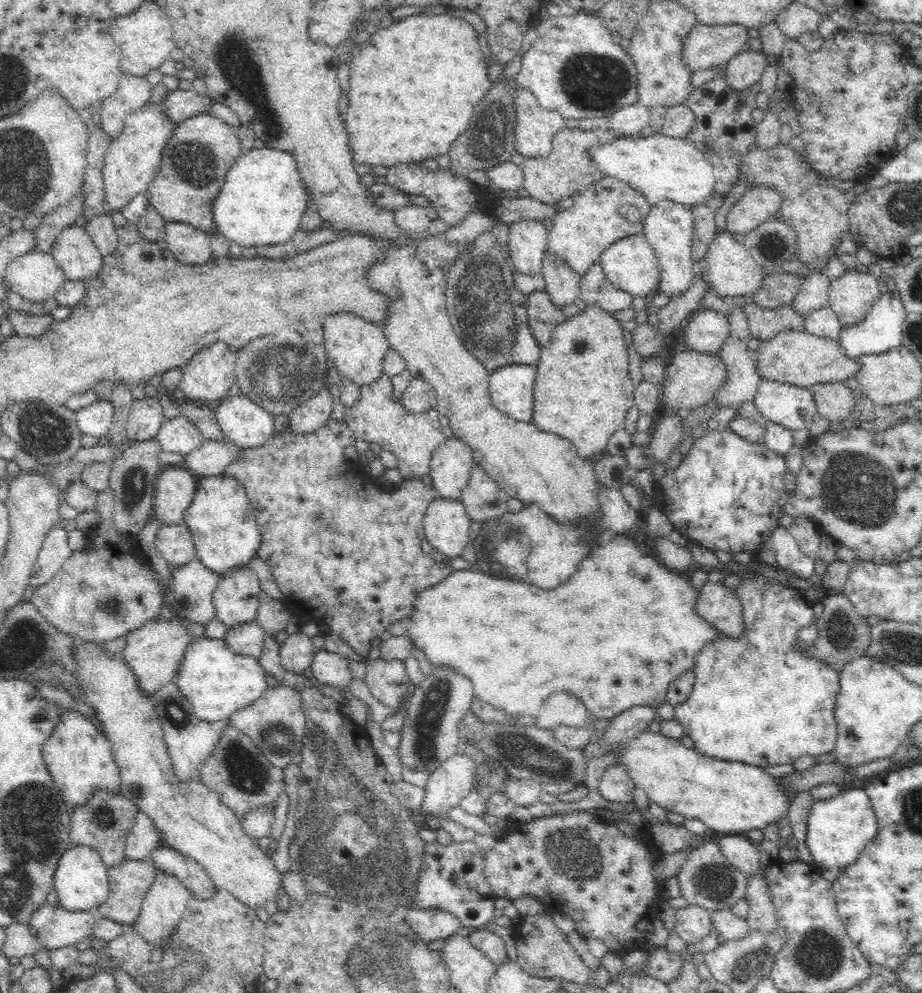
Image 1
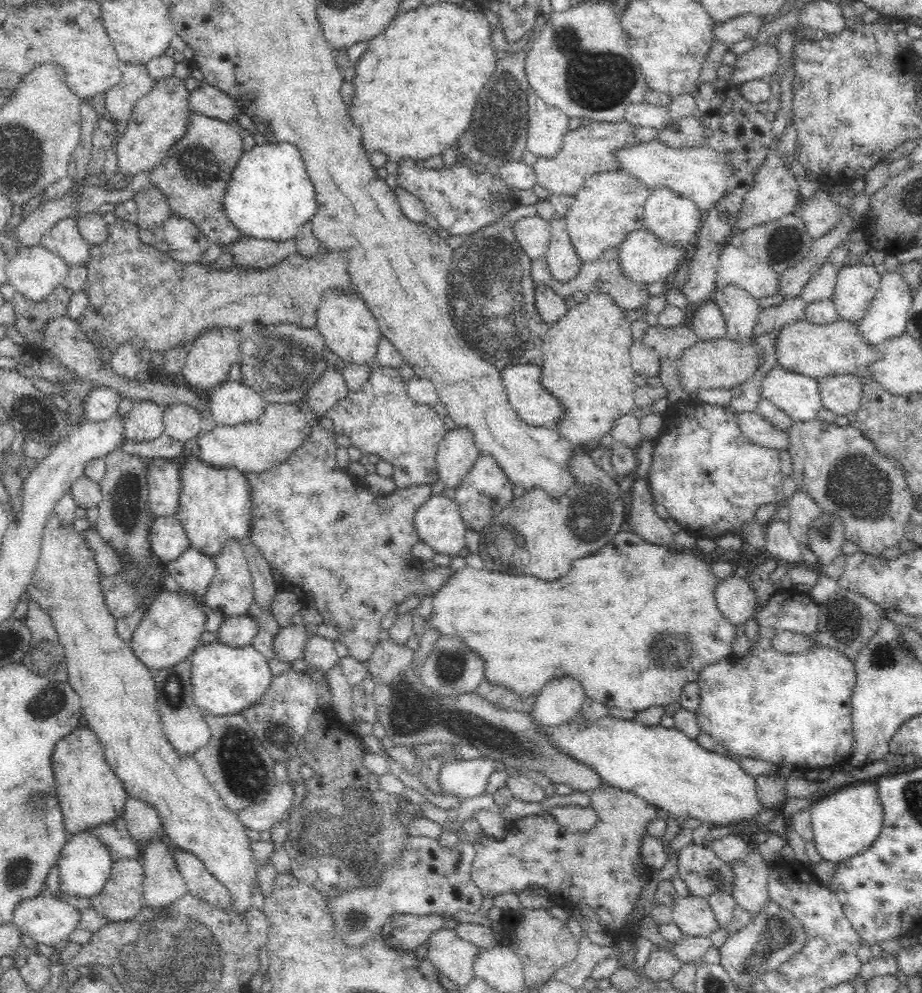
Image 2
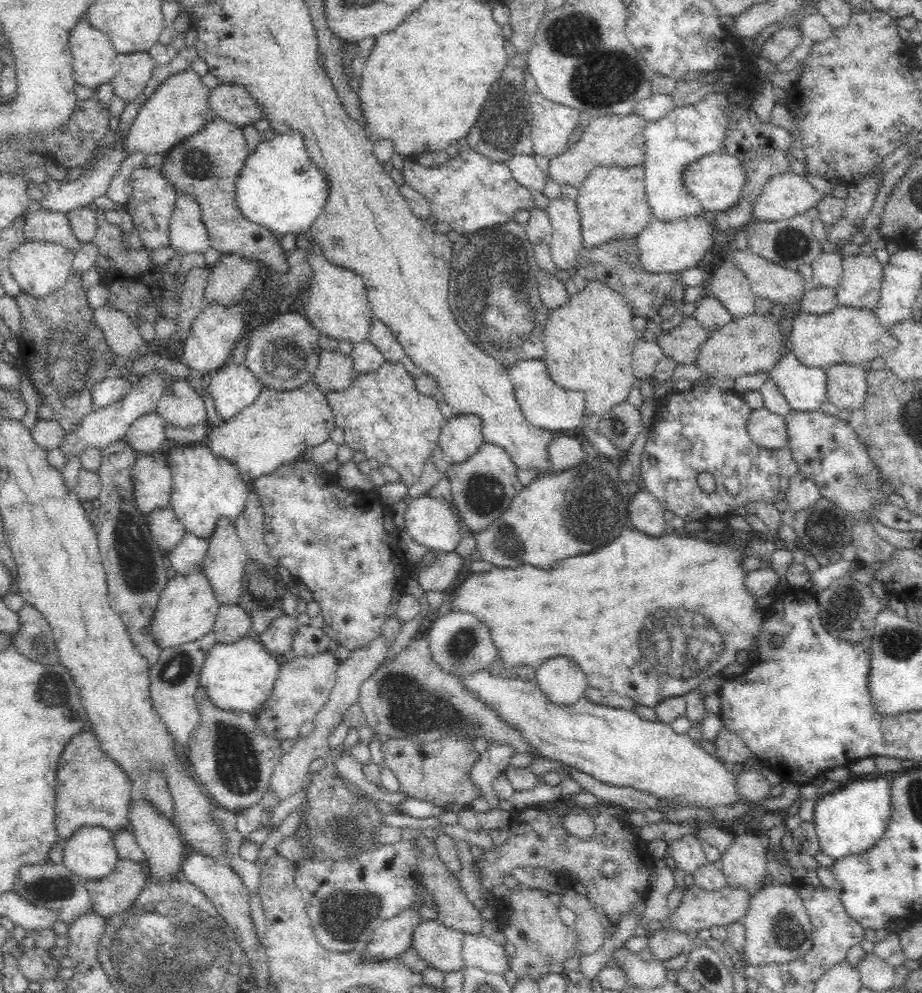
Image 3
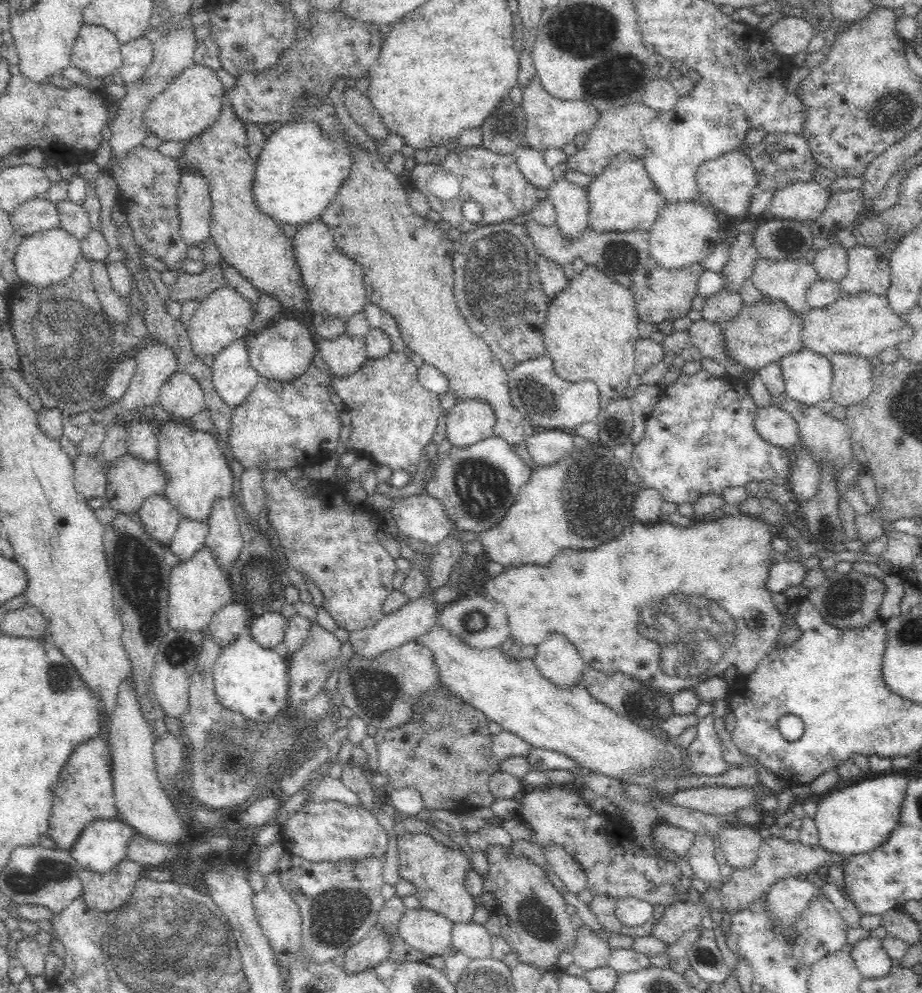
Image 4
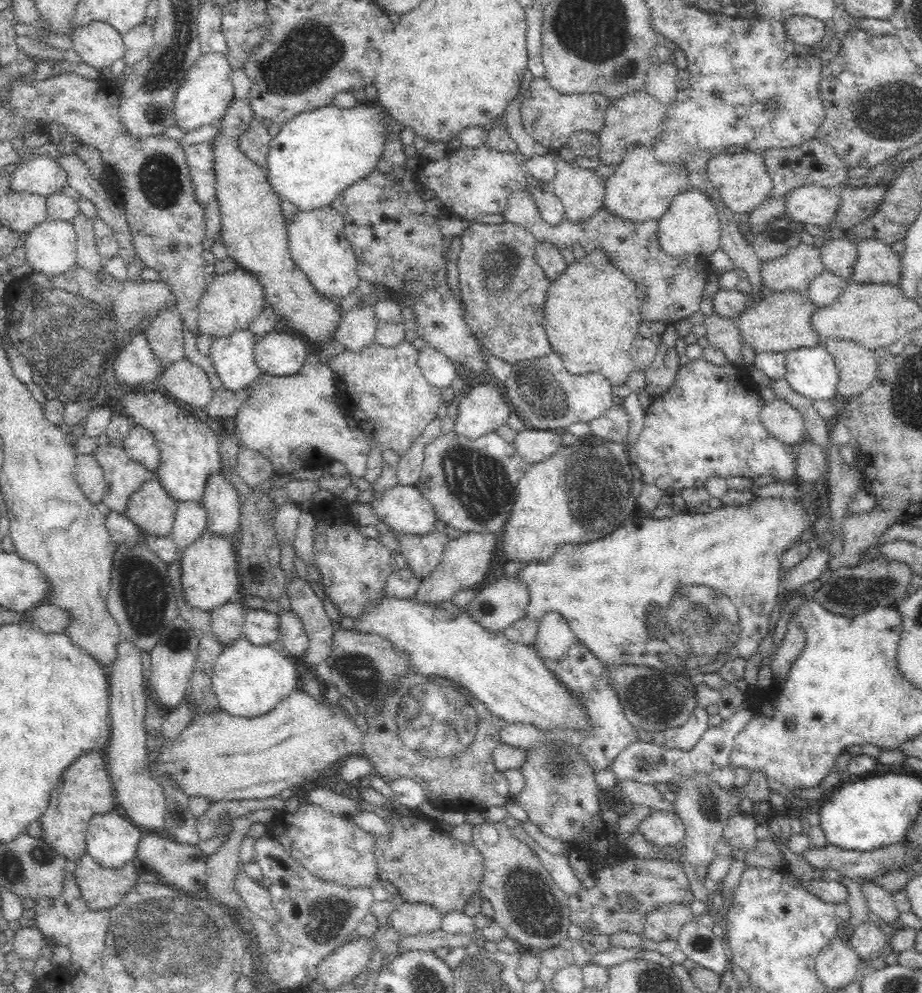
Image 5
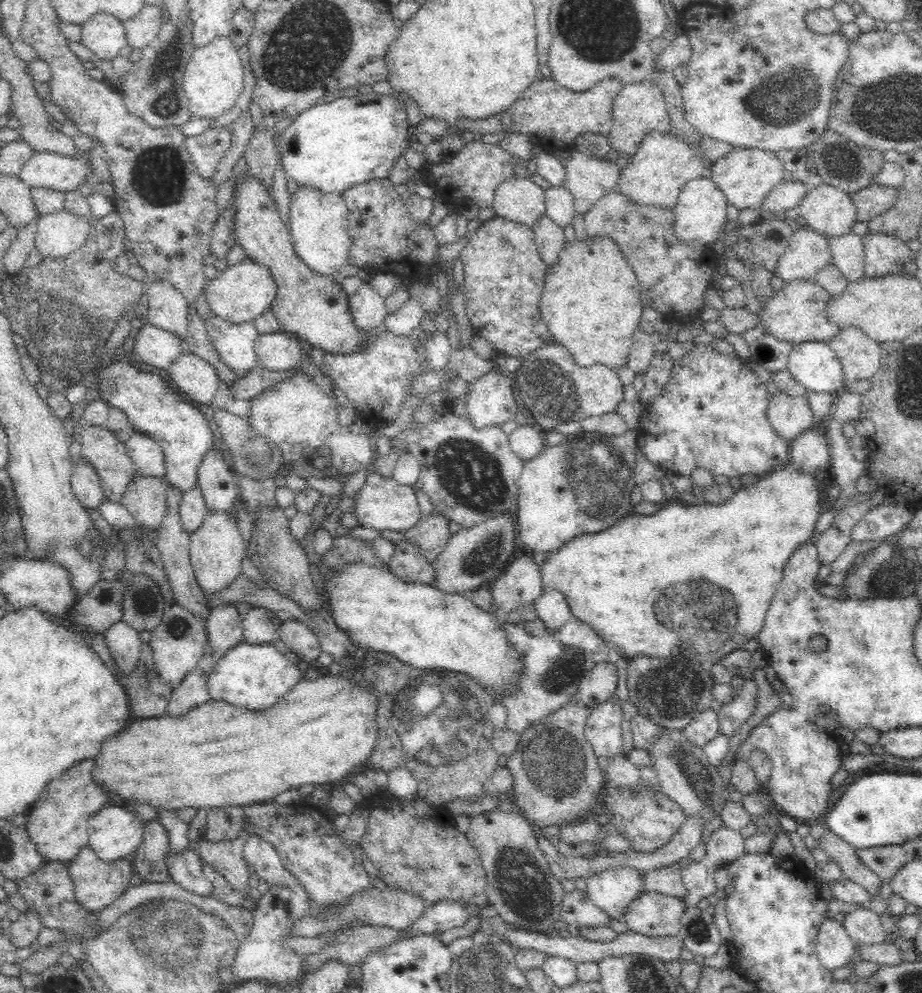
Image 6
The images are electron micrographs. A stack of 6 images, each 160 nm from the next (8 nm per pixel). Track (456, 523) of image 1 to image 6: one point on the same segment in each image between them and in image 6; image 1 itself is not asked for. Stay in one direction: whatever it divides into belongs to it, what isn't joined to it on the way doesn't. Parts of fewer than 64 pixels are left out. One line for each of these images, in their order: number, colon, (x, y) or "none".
2: (438, 522)
3: (429, 521)
4: (423, 518)
5: (403, 508)
6: (383, 504)

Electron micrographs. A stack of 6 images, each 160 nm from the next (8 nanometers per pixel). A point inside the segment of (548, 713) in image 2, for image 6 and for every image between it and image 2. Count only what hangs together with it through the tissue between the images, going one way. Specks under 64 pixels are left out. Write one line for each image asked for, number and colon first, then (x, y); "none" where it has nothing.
3: (562, 682)
4: (557, 659)
5: (554, 638)
6: (551, 606)

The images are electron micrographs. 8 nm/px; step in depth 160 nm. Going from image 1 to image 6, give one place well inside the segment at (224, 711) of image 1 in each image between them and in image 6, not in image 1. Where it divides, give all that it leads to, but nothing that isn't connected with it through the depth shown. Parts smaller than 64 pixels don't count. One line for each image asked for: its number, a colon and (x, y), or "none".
2: (225, 680)
3: (237, 677)
4: (249, 679)
5: (248, 681)
6: (253, 676)

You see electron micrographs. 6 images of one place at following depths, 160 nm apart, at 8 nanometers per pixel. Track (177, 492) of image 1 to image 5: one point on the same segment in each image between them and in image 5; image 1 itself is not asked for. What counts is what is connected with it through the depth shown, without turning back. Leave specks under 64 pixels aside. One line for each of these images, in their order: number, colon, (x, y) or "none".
2: (163, 475)
3: (152, 478)
4: (131, 480)
5: (123, 475)

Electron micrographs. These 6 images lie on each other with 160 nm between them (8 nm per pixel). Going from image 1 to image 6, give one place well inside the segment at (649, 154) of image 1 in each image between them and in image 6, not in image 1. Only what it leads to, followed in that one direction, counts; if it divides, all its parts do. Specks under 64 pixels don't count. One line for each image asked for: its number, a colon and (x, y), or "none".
2: (700, 174)
3: (716, 180)
4: (726, 182)
5: (739, 176)
6: (746, 175)

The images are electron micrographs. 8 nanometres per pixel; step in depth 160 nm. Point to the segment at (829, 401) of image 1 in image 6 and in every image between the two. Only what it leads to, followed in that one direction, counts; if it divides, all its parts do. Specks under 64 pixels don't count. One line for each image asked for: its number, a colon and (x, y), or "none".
2: (841, 393)
3: (846, 383)
4: (852, 374)
5: (857, 366)
6: (859, 354)

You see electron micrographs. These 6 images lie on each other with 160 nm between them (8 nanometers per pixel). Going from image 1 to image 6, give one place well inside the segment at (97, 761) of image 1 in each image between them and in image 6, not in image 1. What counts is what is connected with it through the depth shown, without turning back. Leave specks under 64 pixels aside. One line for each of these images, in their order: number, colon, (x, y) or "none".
2: (90, 793)
3: (91, 789)
4: (84, 793)
5: (84, 789)
6: (56, 823)

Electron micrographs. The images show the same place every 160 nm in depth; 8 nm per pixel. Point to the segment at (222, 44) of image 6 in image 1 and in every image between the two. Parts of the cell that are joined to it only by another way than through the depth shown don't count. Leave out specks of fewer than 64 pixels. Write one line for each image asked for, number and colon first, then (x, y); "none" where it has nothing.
1: (133, 159)
2: (161, 117)
3: (178, 109)
4: (193, 101)
5: (205, 94)

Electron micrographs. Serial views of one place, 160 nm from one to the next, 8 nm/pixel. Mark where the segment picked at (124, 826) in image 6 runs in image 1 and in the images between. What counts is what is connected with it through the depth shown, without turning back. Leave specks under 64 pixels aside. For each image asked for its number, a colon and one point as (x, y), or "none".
1: (81, 880)
2: (84, 864)
3: (90, 853)
4: (102, 845)
5: (111, 840)

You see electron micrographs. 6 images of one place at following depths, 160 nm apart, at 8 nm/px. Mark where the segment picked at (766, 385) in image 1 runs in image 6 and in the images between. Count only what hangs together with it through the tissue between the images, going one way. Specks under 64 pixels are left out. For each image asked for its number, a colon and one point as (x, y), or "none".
2: (797, 395)
3: (804, 387)
4: (808, 376)
5: (811, 371)
6: (813, 364)

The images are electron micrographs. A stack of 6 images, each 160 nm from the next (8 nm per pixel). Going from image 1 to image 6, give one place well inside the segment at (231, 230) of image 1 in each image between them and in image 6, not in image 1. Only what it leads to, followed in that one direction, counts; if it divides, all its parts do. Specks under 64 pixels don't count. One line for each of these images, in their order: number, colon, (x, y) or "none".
2: (270, 196)
3: (280, 188)
4: (299, 171)
5: (316, 155)
6: (335, 145)

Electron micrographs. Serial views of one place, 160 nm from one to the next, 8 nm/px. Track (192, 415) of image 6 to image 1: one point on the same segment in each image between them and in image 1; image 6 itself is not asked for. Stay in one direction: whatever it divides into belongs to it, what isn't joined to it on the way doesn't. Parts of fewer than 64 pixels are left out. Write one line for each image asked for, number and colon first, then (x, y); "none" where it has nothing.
1: (225, 534)
2: (215, 506)
3: (205, 488)
4: (197, 473)
5: (189, 449)

